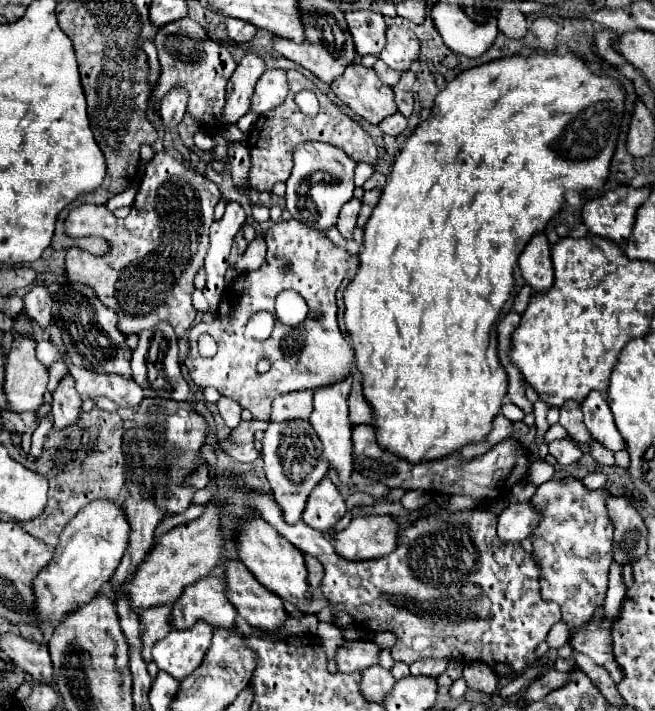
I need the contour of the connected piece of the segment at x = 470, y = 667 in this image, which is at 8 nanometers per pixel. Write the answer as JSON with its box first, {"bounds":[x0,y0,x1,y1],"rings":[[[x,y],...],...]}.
{"bounds":[463,662,497,694],"rings":[[[480,662],[466,663],[463,669],[463,677],[468,688],[486,694],[494,693],[497,688],[497,675],[487,665]]]}

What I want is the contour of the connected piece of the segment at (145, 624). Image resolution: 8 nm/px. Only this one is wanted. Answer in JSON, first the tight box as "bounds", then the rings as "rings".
{"bounds":[139,606,171,662],"rings":[[[153,606],[151,610],[143,610],[139,620],[141,620],[141,658],[145,662],[151,662],[151,648],[157,640],[167,636],[171,632],[169,626],[169,606]]]}

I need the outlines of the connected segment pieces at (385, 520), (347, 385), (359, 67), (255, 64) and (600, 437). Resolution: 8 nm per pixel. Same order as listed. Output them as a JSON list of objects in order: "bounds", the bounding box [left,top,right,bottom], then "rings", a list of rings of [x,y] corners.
[{"bounds":[333,516,399,560],"rings":[[[355,516],[351,524],[333,538],[335,554],[345,560],[379,558],[395,550],[399,526],[391,516]]]},{"bounds":[311,374,353,482],"rings":[[[349,374],[345,380],[335,382],[331,386],[321,386],[313,390],[315,394],[315,410],[311,414],[311,426],[319,434],[323,442],[323,456],[329,460],[329,464],[337,470],[341,482],[351,482],[353,474],[353,452],[351,452],[351,422],[347,416],[347,396],[351,390],[353,374]]]},{"bounds":[331,56,397,124],"rings":[[[359,56],[345,68],[343,76],[331,82],[331,90],[341,104],[369,124],[379,124],[383,118],[397,112],[393,88],[383,84],[373,68],[363,66]]]},{"bounds":[223,54,265,126],"rings":[[[247,54],[239,62],[237,70],[233,72],[233,76],[227,84],[227,100],[225,100],[225,108],[223,108],[223,122],[227,126],[237,124],[239,118],[249,112],[251,92],[263,70],[265,70],[265,62],[257,54]]]},{"bounds":[581,392,627,452],"rings":[[[591,392],[587,400],[581,404],[583,414],[585,414],[585,426],[589,428],[591,436],[605,446],[611,452],[625,450],[627,444],[619,430],[613,424],[613,414],[605,402],[605,398],[599,392]]]}]

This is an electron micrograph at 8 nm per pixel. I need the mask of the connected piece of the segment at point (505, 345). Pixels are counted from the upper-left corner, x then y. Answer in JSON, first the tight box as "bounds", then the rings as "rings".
{"bounds":[497,310,521,360],"rings":[[[511,310],[497,324],[497,338],[499,338],[499,356],[501,356],[501,360],[505,360],[507,354],[509,354],[509,340],[511,340],[513,330],[519,326],[519,320],[521,320],[521,316],[515,310]]]}

